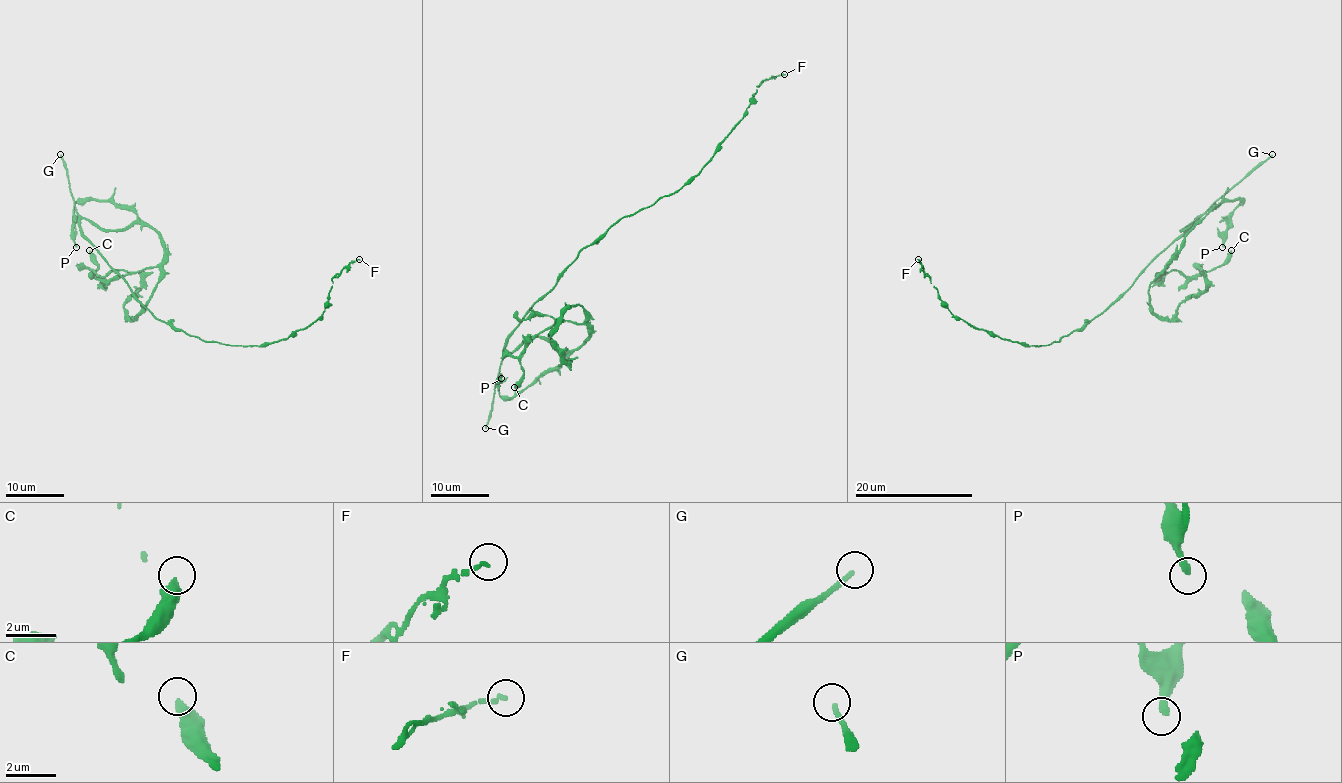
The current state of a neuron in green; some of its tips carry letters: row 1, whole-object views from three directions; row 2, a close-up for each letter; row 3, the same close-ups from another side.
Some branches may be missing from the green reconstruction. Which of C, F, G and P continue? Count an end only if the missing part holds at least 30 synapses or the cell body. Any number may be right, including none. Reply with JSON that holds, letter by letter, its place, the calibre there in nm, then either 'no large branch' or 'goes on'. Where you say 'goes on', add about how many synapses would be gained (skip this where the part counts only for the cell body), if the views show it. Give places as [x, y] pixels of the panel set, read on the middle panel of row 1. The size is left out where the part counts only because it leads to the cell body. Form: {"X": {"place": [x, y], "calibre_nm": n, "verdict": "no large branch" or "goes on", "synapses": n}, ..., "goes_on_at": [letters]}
{"C": {"place": [514, 387], "calibre_nm": 400, "verdict": "no large branch"}, "F": {"place": [784, 74], "calibre_nm": 160, "verdict": "no large branch"}, "G": {"place": [485, 428], "calibre_nm": 190, "verdict": "goes on", "synapses": 140}, "P": {"place": [501, 378], "calibre_nm": 280, "verdict": "no large branch"}, "goes_on_at": ["G"]}

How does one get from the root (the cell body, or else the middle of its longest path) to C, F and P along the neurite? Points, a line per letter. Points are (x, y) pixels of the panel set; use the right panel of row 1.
C: (1136, 279), (1196, 219), (1181, 229), (1194, 223), (1166, 272), (1197, 276), (1218, 267), (1231, 250)
F: (1136, 279), (1081, 328), (1049, 345), (1021, 345), (973, 328), (956, 317), (940, 298), (918, 259)
P: (1136, 279), (1196, 219), (1181, 229), (1190, 228), (1222, 203), (1240, 200), (1228, 219), (1222, 247)

